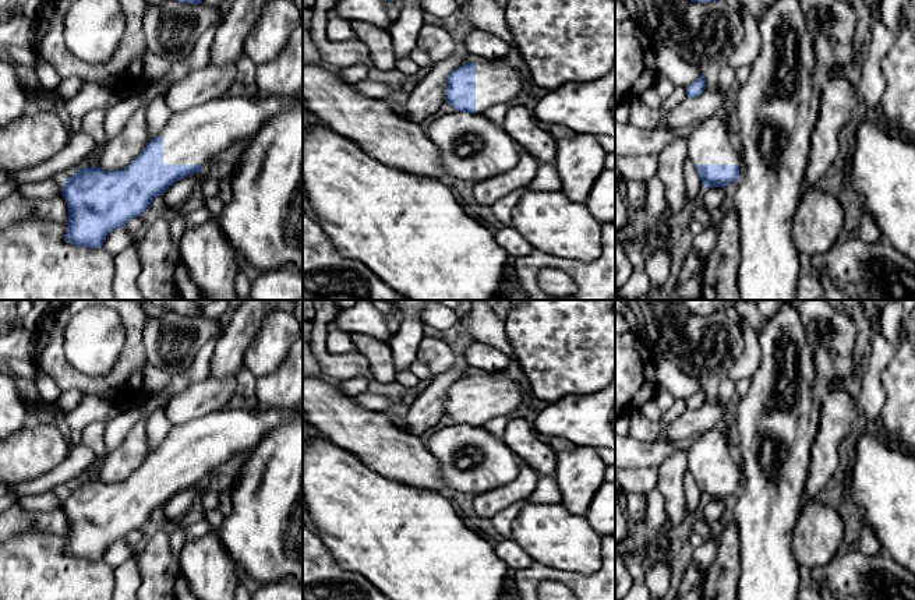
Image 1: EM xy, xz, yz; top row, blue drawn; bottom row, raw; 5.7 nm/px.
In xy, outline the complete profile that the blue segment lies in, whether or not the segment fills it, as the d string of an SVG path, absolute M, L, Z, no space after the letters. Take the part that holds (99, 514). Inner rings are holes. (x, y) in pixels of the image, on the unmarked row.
M303 400L287 409L250 409L234 403L197 420L172 426L165 441L146 456L141 466L121 483L82 480L63 494L61 508L68 519L68 541L64 553L78 560L103 560L106 548L151 518L173 495L202 484L206 474L236 456L247 456L279 426L303 414Z

